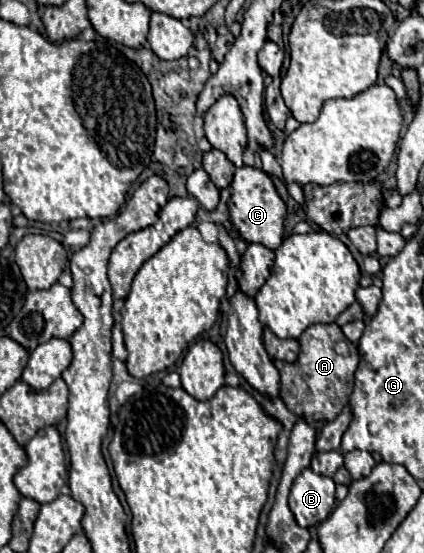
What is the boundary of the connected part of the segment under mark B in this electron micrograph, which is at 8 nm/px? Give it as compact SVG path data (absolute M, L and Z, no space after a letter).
M303 469L293 481L289 507L301 527L313 527L327 519L335 505L335 483L313 469Z

